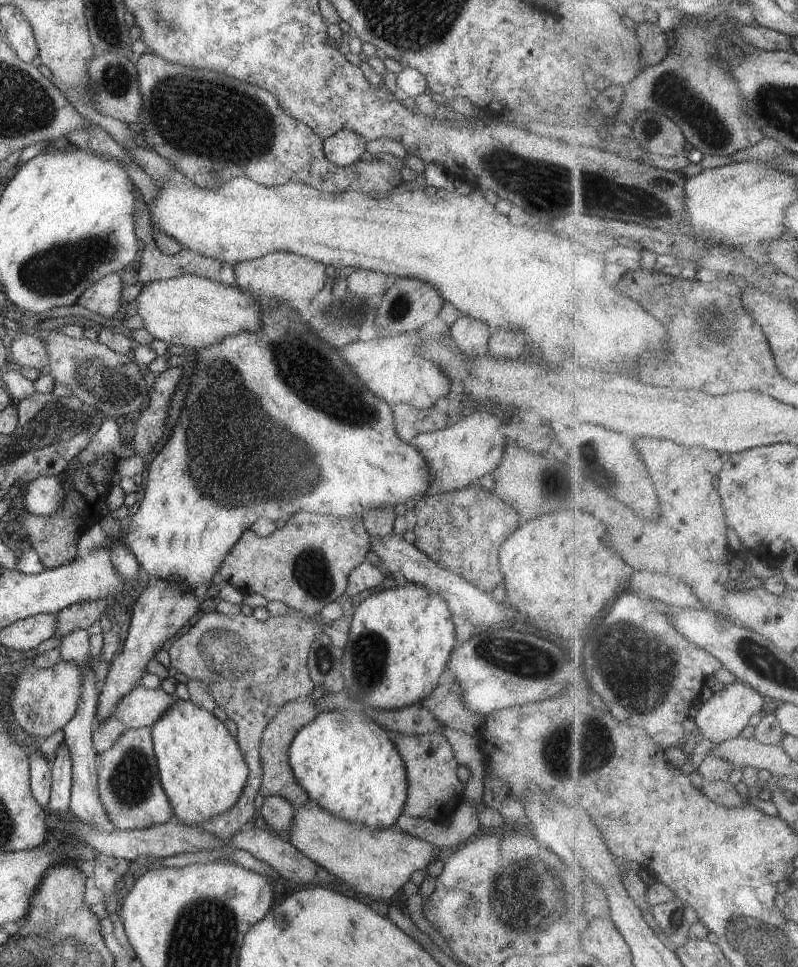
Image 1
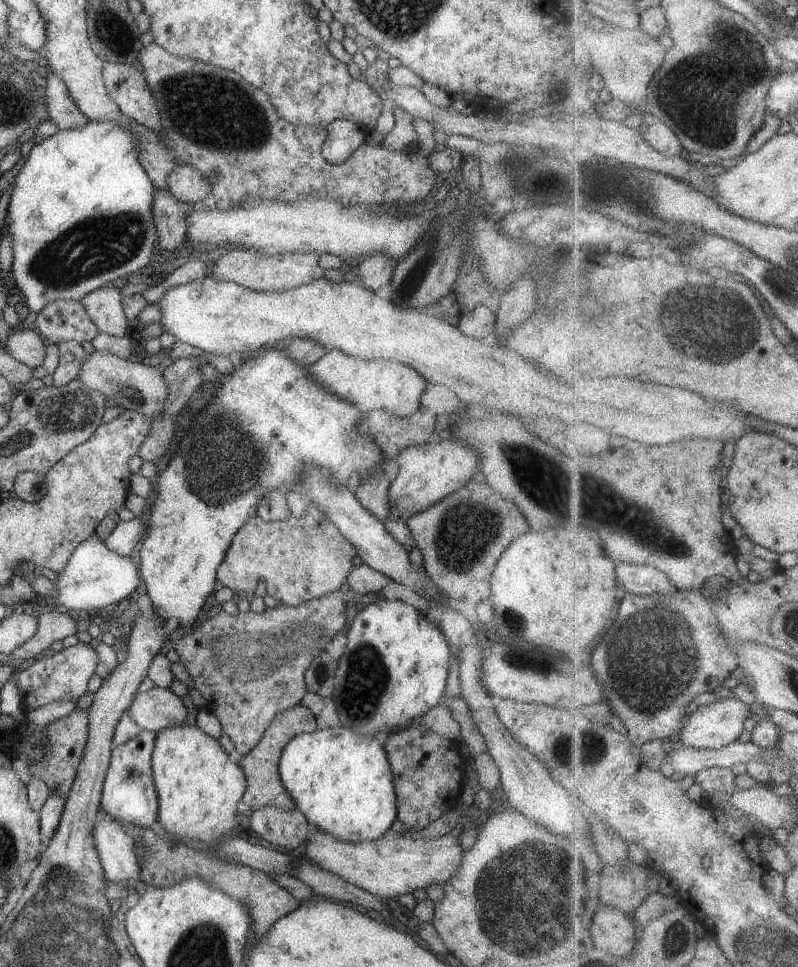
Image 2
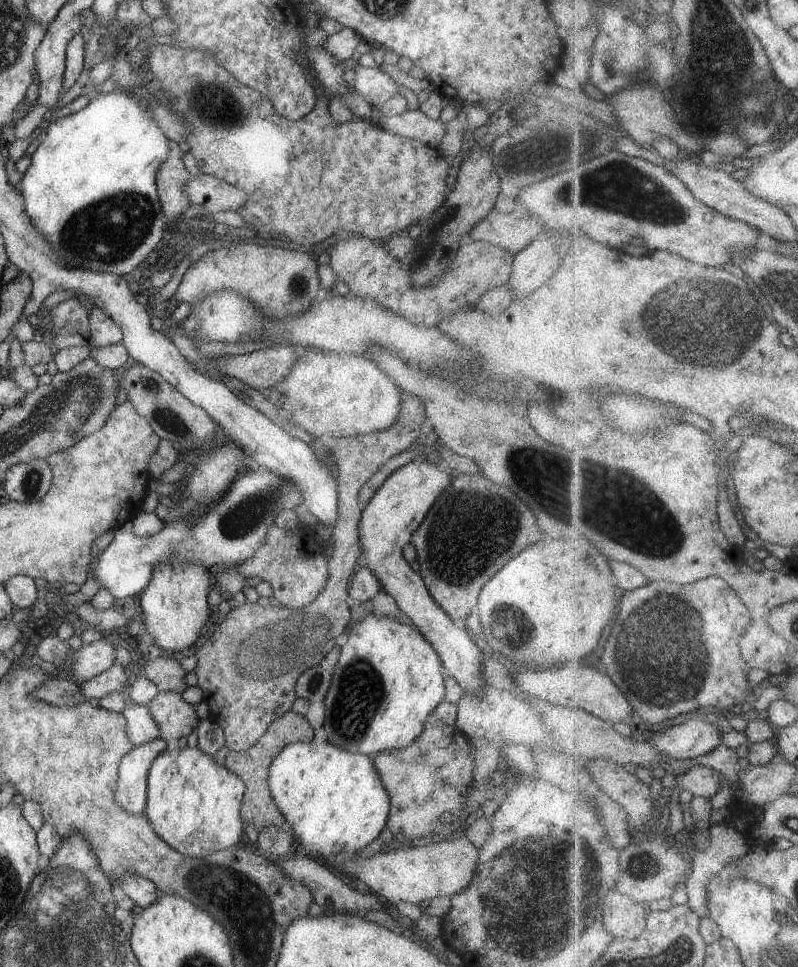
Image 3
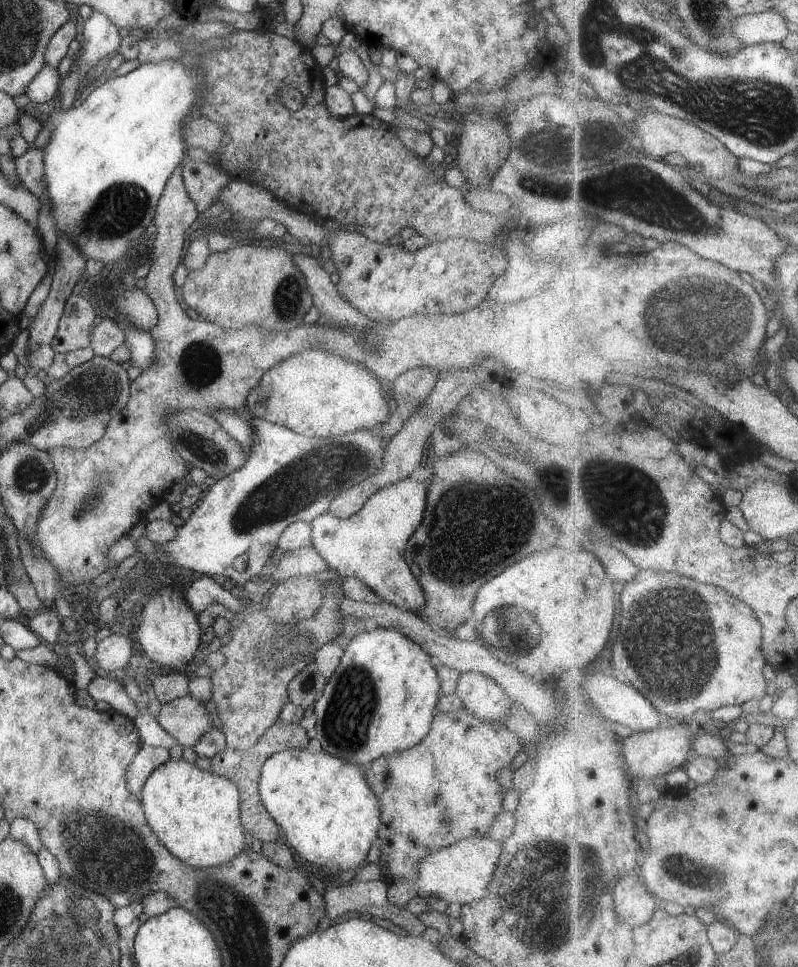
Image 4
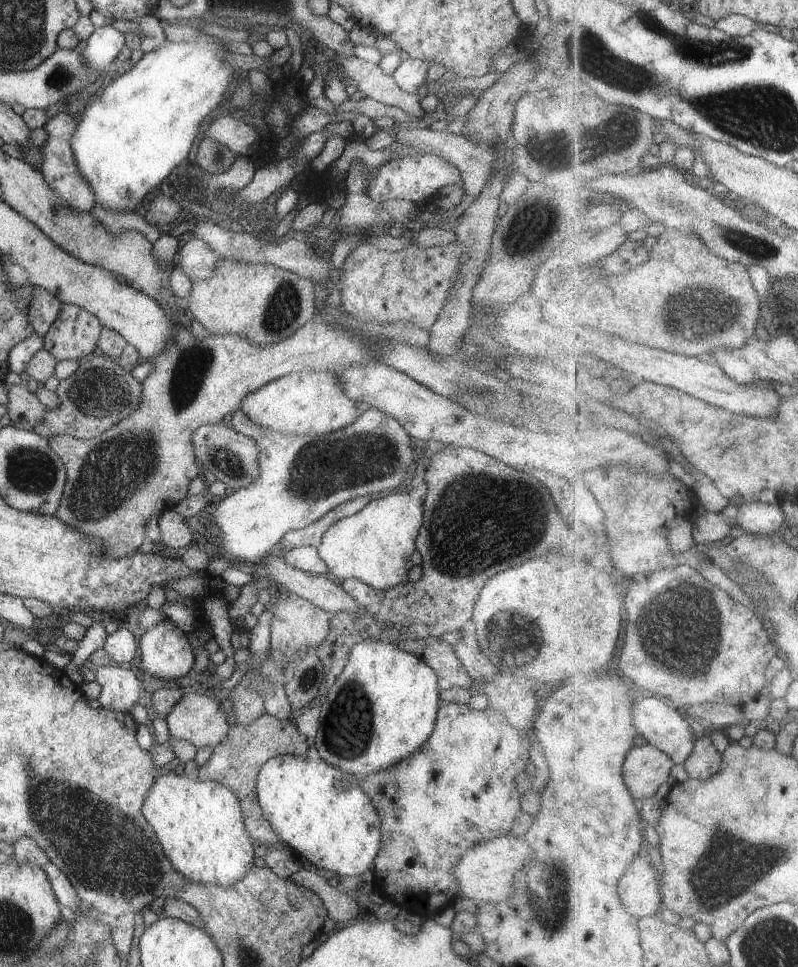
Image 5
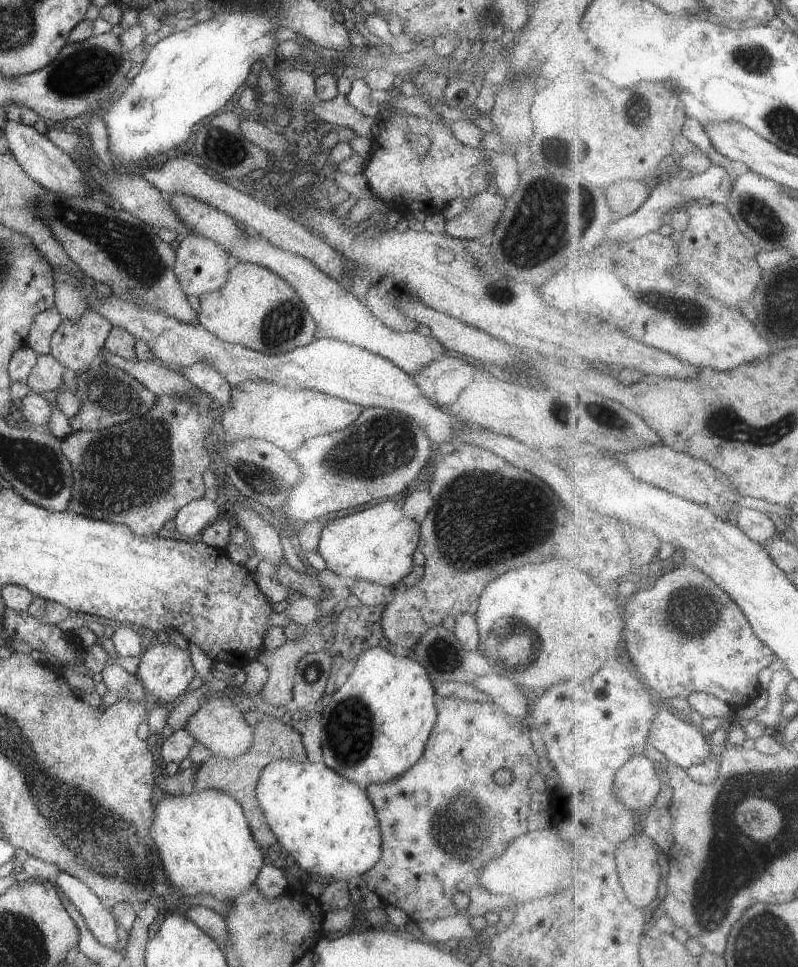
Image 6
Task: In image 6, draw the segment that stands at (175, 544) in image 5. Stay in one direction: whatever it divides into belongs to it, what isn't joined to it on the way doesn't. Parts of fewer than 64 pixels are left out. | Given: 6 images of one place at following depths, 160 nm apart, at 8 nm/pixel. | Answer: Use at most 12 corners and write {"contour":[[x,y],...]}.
{"contour":[[201,496],[174,514],[175,530],[192,537],[223,511]]}

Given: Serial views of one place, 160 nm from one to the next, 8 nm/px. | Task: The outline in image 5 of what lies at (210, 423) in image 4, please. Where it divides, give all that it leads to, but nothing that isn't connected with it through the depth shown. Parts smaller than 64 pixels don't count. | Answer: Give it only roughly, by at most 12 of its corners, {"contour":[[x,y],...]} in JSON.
{"contour":[[223,422],[192,434],[201,470],[227,491],[260,474],[250,436]]}

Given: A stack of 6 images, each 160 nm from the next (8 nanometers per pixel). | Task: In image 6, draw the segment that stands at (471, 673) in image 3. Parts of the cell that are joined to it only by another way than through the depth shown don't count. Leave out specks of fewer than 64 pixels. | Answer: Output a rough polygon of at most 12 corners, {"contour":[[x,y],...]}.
{"contour":[[391,499],[330,520],[317,540],[346,582],[394,586],[418,522]]}

